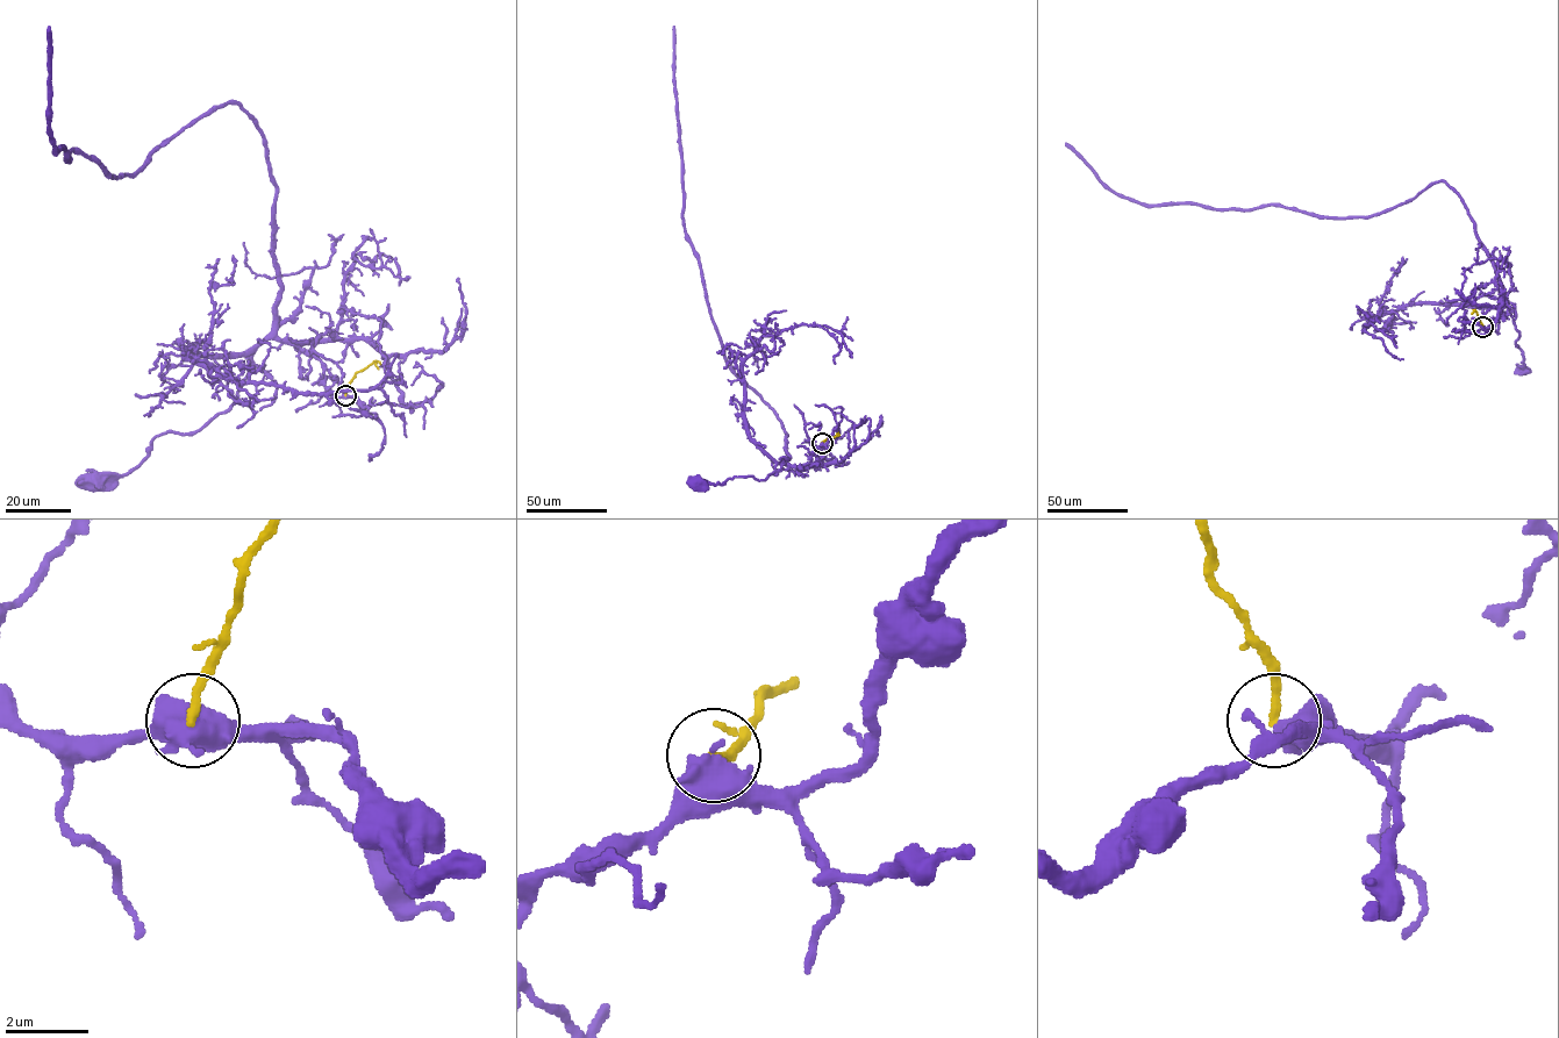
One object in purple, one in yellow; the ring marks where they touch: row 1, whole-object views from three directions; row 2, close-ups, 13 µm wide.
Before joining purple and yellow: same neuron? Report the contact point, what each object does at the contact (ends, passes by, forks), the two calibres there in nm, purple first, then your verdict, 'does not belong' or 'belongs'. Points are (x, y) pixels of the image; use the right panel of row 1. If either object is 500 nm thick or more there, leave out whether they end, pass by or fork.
place (1482, 327); calibres 700 and 220 nm; does not belong

